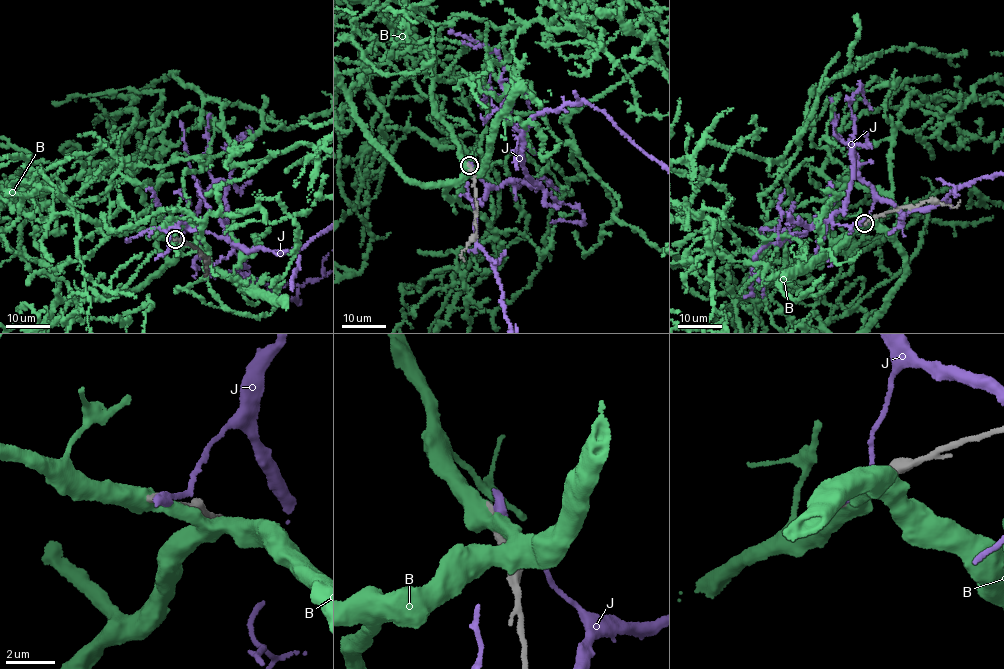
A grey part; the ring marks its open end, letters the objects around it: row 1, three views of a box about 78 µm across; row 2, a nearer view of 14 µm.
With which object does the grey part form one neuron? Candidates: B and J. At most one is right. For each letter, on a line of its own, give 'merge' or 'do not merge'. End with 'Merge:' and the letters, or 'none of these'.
B: do not merge
J: do not merge
Merge: none of these

